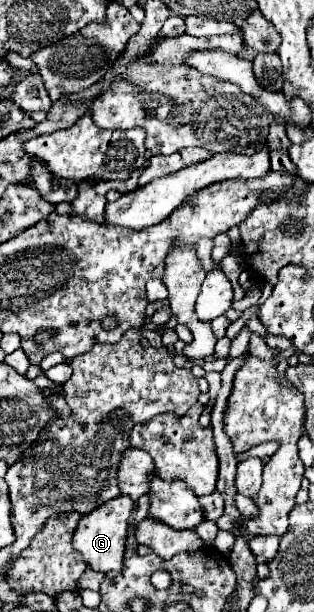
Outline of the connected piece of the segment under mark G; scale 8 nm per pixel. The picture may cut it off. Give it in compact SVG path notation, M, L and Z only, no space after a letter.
M120 495L116 499L110 499L108 503L102 503L94 511L80 517L78 527L74 531L72 547L84 557L84 561L94 571L120 571L122 569L122 557L126 547L126 533L128 533L128 517L134 509L134 501L128 495Z

